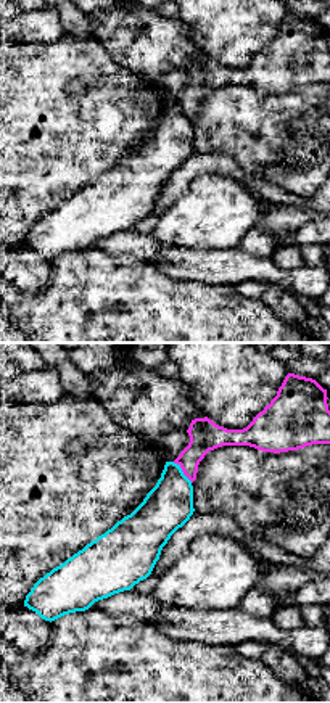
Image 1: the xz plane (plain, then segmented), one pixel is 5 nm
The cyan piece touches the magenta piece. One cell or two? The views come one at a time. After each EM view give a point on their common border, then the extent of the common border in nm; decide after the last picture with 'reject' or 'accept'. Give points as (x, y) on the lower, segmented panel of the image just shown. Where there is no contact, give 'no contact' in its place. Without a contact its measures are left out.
contact (182, 472); length 140 nm

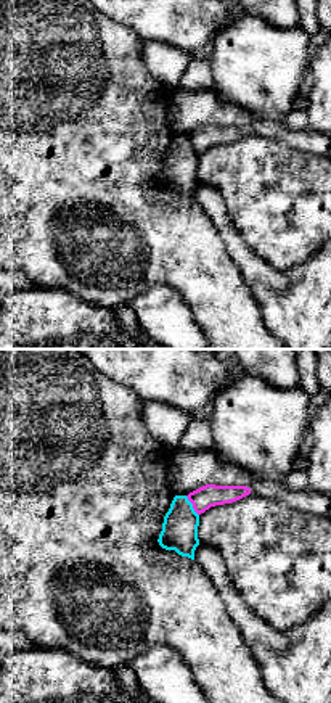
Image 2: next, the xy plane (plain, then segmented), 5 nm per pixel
contact (192, 505); length 120 nm

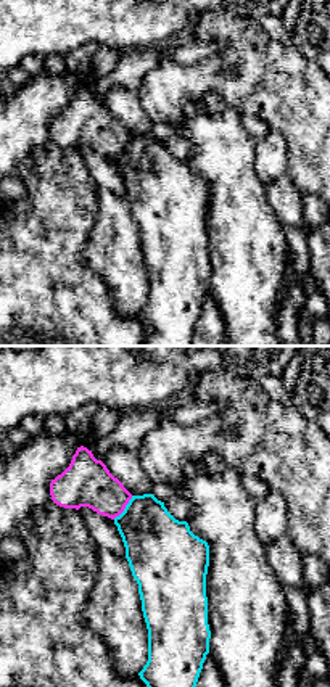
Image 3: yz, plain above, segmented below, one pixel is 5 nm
contact (124, 509); length 160 nm

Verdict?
reject

